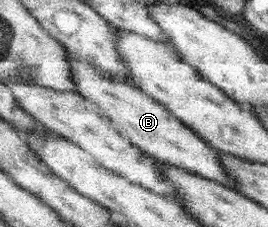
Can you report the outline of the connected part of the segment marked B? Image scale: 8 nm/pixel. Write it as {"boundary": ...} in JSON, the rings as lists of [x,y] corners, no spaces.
{"boundary":[[[73,57],[70,63],[78,87],[77,93],[102,108],[115,124],[125,129],[132,143],[146,151],[148,156],[155,157],[159,164],[175,165],[176,168],[186,169],[196,176],[204,176],[218,184],[236,188],[238,179],[234,181],[234,177],[230,177],[231,174],[222,161],[222,151],[215,149],[206,139],[198,136],[160,102],[134,84],[122,84],[112,80],[103,69],[96,68],[94,64],[84,64],[83,61]]]}

